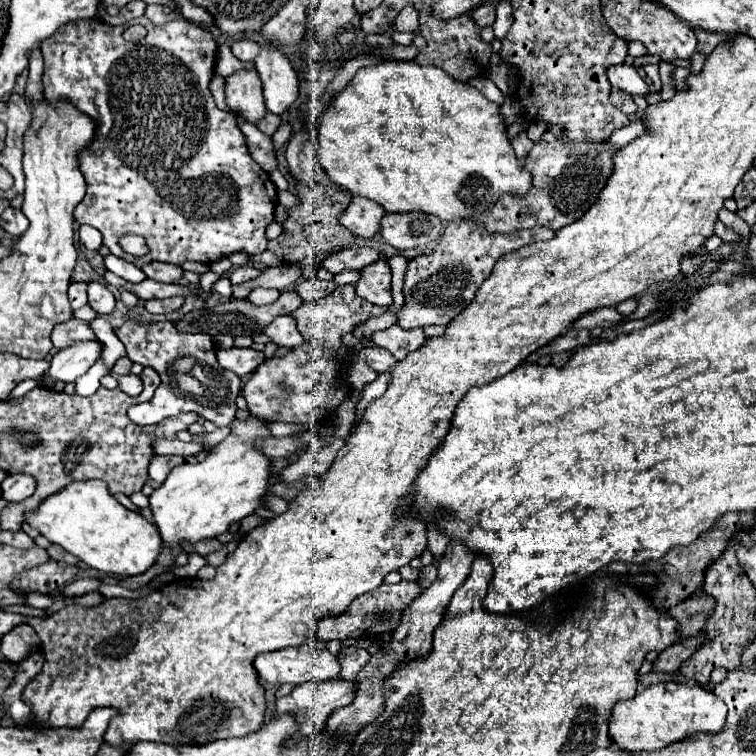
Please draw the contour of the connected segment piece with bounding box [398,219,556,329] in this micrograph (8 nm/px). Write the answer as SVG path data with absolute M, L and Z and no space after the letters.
M462 219L448 223L444 235L432 255L416 255L408 261L408 271L404 277L404 295L406 303L398 311L398 321L408 321L408 329L426 327L426 325L448 325L470 301L476 297L476 291L490 277L494 263L524 245L552 239L556 233L546 227L522 229L514 233L488 233L482 225Z

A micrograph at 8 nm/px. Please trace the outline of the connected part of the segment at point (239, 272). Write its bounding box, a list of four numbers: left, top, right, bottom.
[228,265,260,285]

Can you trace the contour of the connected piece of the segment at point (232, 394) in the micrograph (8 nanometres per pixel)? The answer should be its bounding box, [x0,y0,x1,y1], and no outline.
[116,319,242,427]

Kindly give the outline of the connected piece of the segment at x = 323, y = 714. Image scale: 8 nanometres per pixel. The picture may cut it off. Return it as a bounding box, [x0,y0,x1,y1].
[276,677,358,745]

